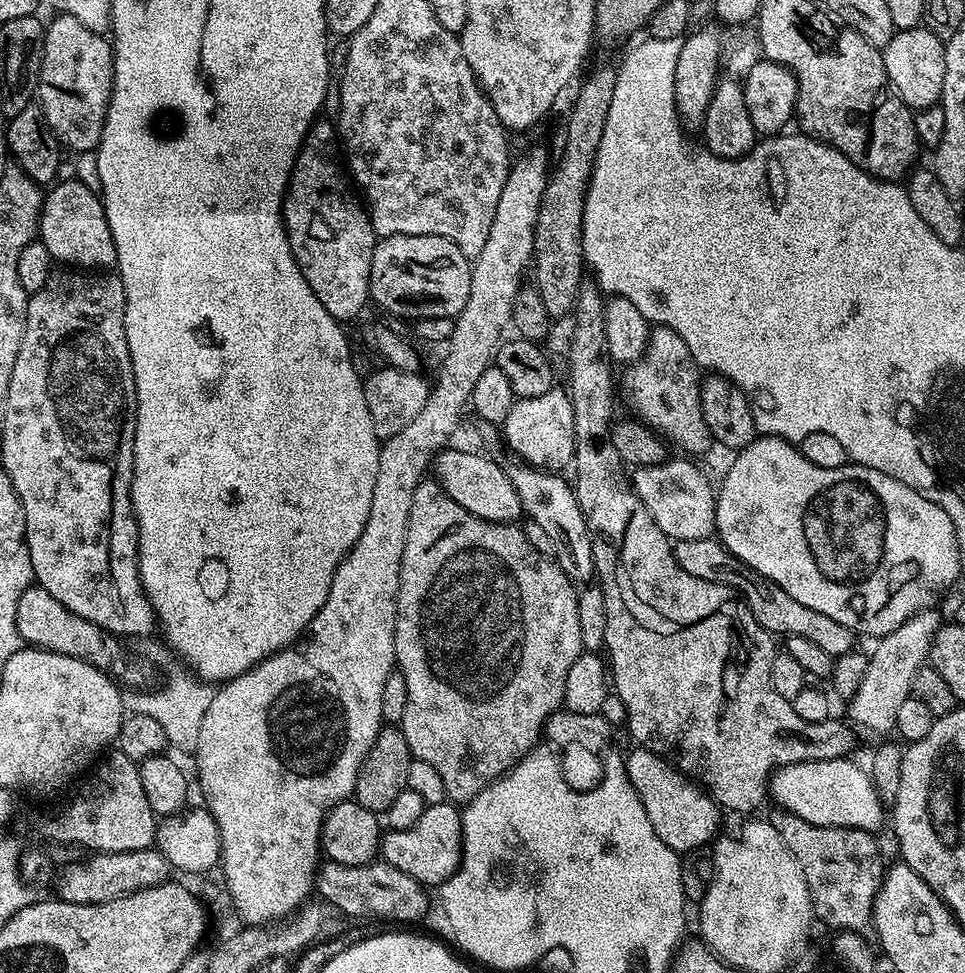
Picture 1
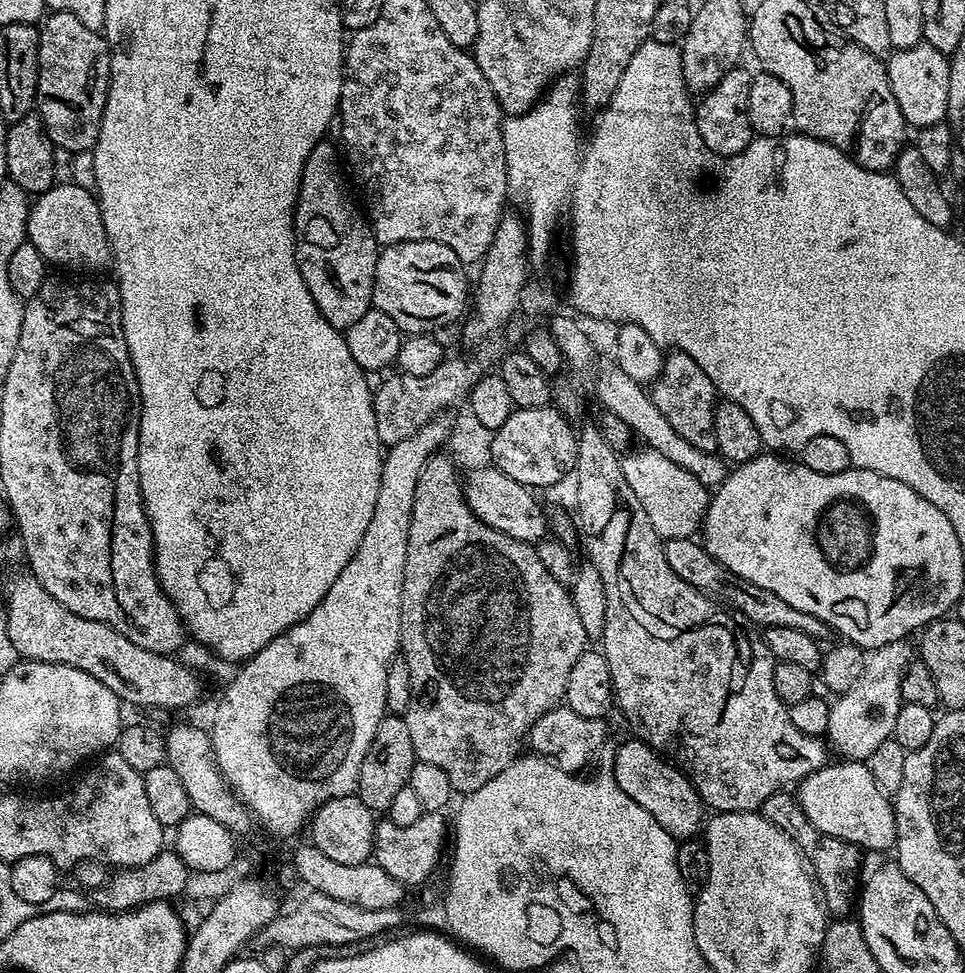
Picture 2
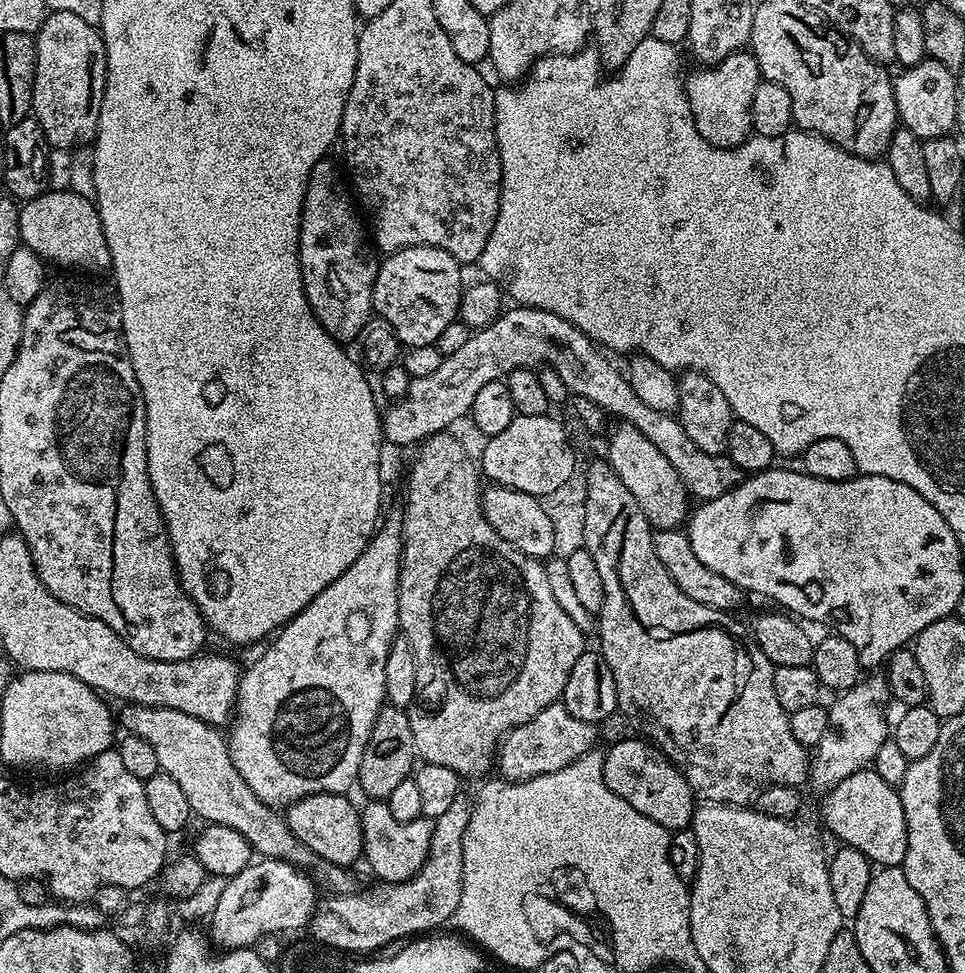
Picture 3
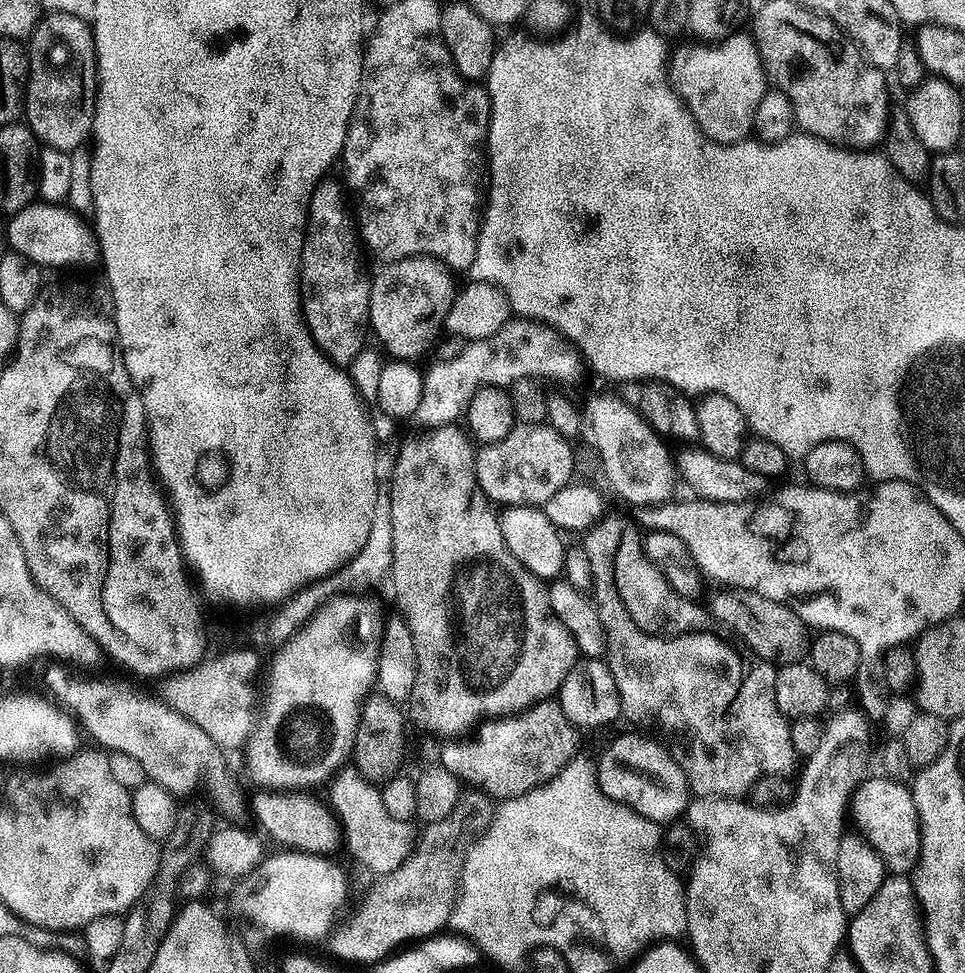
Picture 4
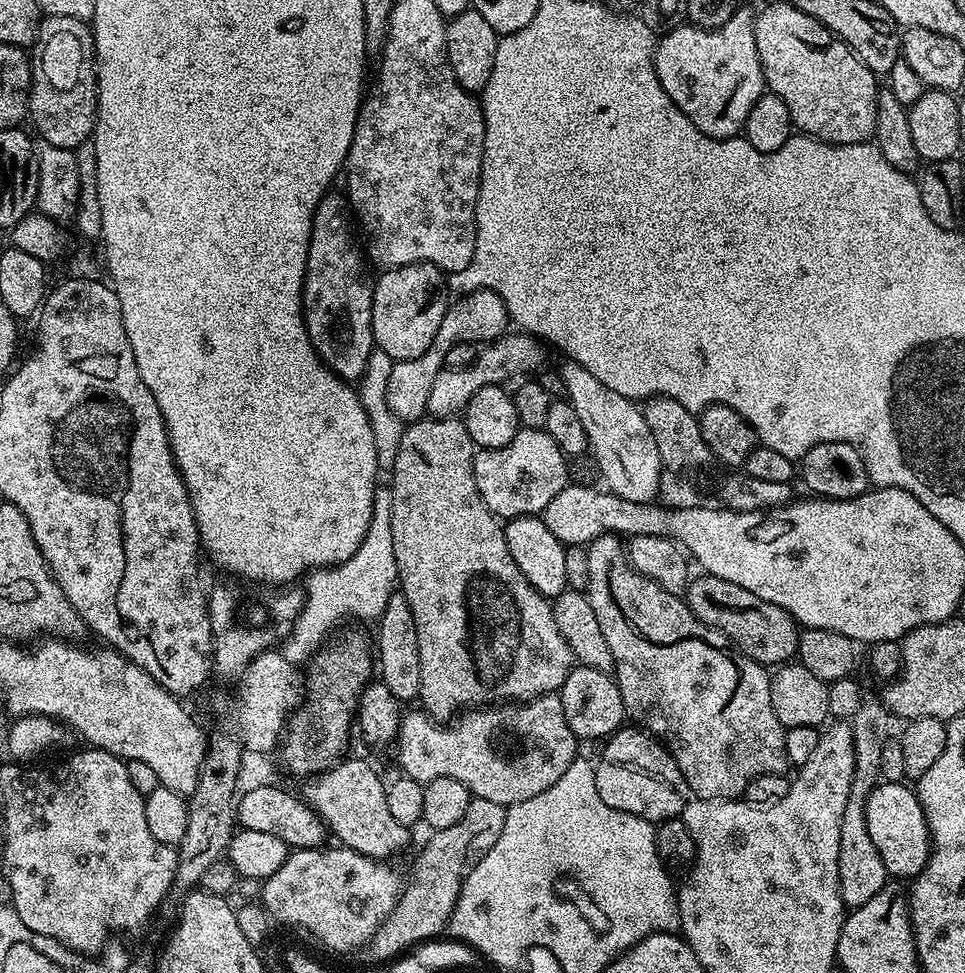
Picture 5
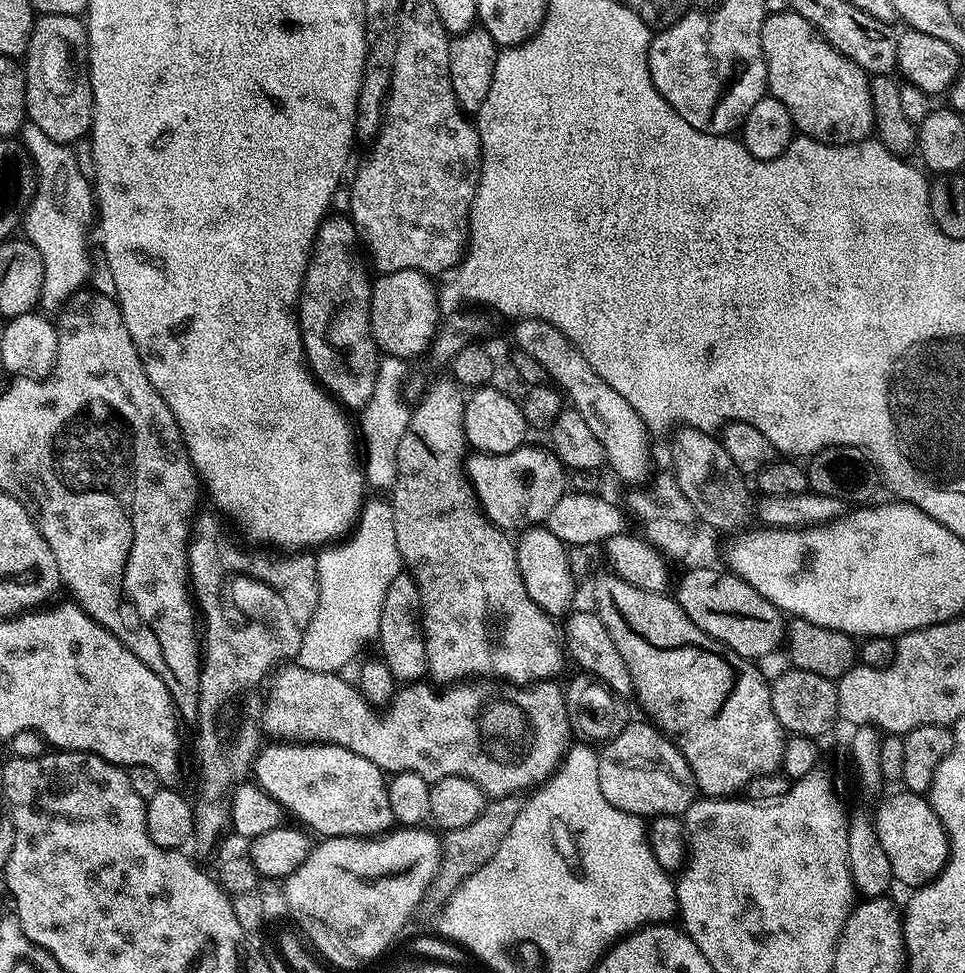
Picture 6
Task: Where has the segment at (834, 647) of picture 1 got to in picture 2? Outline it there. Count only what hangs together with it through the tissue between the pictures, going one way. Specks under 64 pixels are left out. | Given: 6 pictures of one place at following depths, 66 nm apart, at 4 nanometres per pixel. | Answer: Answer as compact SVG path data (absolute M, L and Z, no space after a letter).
M674 538L663 541L666 562L670 562L670 570L682 578L682 582L690 582L699 592L704 592L709 598L715 598L725 605L731 606L735 611L748 619L749 625L759 626L761 629L773 628L774 626L794 626L806 634L817 638L829 635L830 629L822 623L814 614L806 614L802 610L794 610L790 602L778 598L770 590L762 590L762 586L754 586L754 582L746 582L746 578L738 578L722 562L718 562L705 550L703 543L696 538Z

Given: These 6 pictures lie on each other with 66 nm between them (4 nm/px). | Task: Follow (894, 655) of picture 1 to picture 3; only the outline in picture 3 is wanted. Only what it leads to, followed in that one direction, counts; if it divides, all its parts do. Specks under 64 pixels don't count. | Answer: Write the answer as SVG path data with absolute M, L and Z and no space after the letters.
M872 674L869 678L861 679L849 692L841 692L837 695L836 701L828 709L828 729L826 738L816 745L814 749L814 760L820 763L820 780L824 786L831 786L842 782L850 774L867 769L875 761L878 749L882 747L882 742L890 739L890 720L884 717L884 708L880 704L889 703L888 682L883 675Z

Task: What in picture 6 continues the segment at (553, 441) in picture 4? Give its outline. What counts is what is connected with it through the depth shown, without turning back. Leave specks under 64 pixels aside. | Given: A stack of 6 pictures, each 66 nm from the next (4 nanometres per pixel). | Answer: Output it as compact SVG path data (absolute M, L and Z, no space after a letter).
M525 446L510 450L510 454L473 451L467 457L466 471L485 516L505 530L523 530L543 525L550 510L554 510L554 502L558 502L558 498L562 498L566 491L564 464L547 447Z

